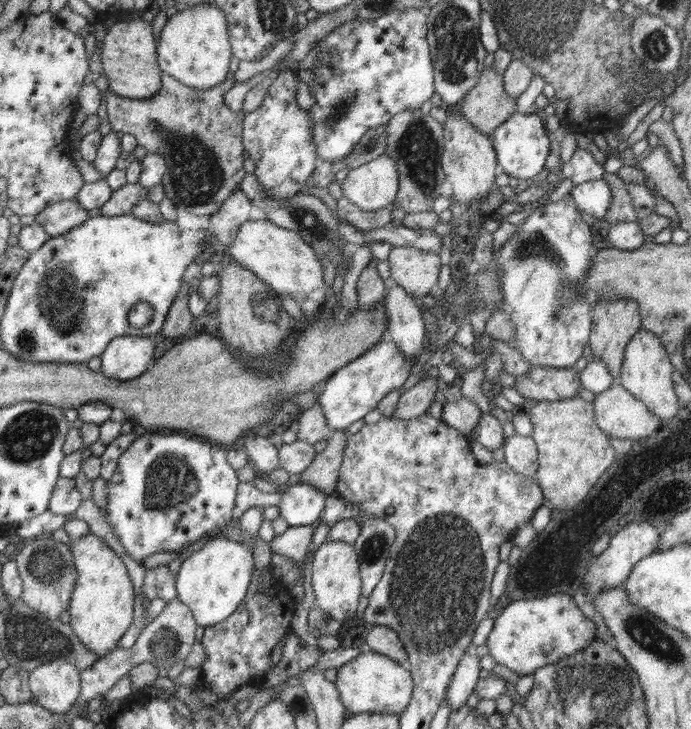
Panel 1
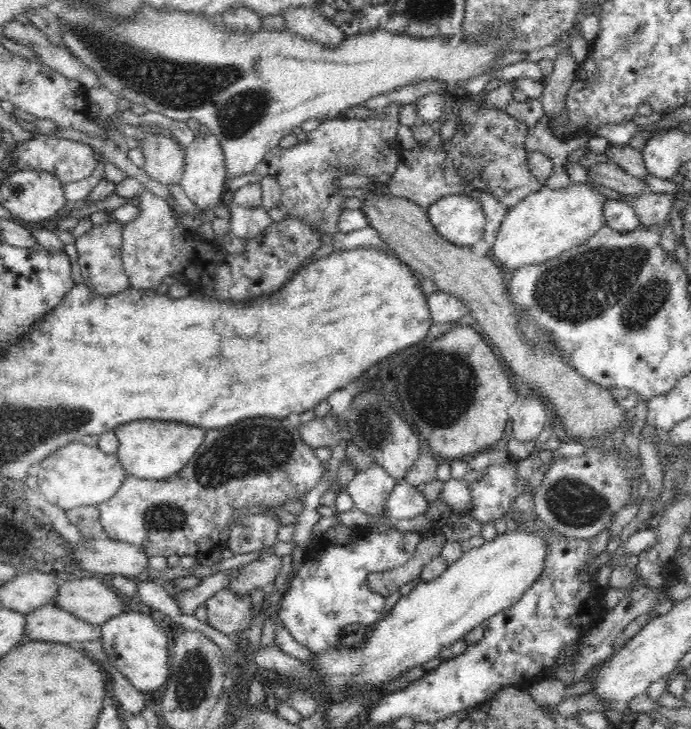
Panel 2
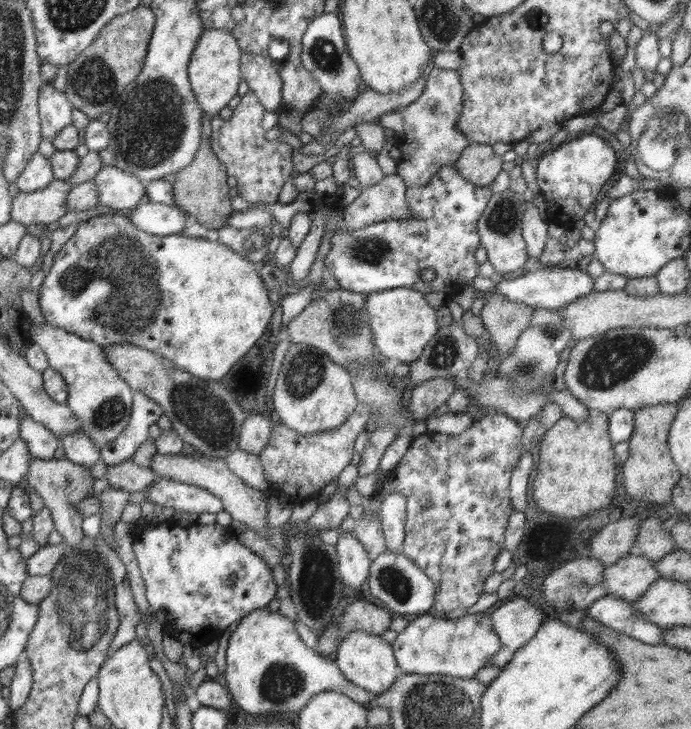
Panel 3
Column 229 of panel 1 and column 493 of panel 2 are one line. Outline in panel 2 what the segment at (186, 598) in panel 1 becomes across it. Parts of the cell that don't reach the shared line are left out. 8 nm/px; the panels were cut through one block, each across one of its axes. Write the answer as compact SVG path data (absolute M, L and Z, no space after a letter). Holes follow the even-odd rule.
M509 528L506 533L497 535L491 542L485 542L480 548L472 548L469 552L462 554L459 560L448 565L447 570L435 580L420 581L419 584L416 584L409 594L400 597L387 615L382 616L374 624L373 633L367 640L362 640L356 647L343 648L339 646L326 653L316 655L312 662L304 662L310 665L310 669L316 671L314 680L302 682L297 678L286 676L284 676L284 680L281 680L278 674L275 679L269 681L259 679L265 694L272 691L278 702L287 702L290 693L296 689L302 689L310 695L326 698L330 703L341 699L341 693L349 691L350 688L366 690L365 694L360 694L360 696L368 695L369 690L372 689L382 689L387 682L397 679L397 676L404 671L412 667L421 667L428 660L439 656L444 648L455 644L474 628L485 623L488 618L492 618L492 616L504 612L506 608L510 608L512 604L516 604L520 600L520 596L524 596L524 592L530 589L541 576L548 551L549 544L546 540L541 540L540 536L532 532L514 531Z

